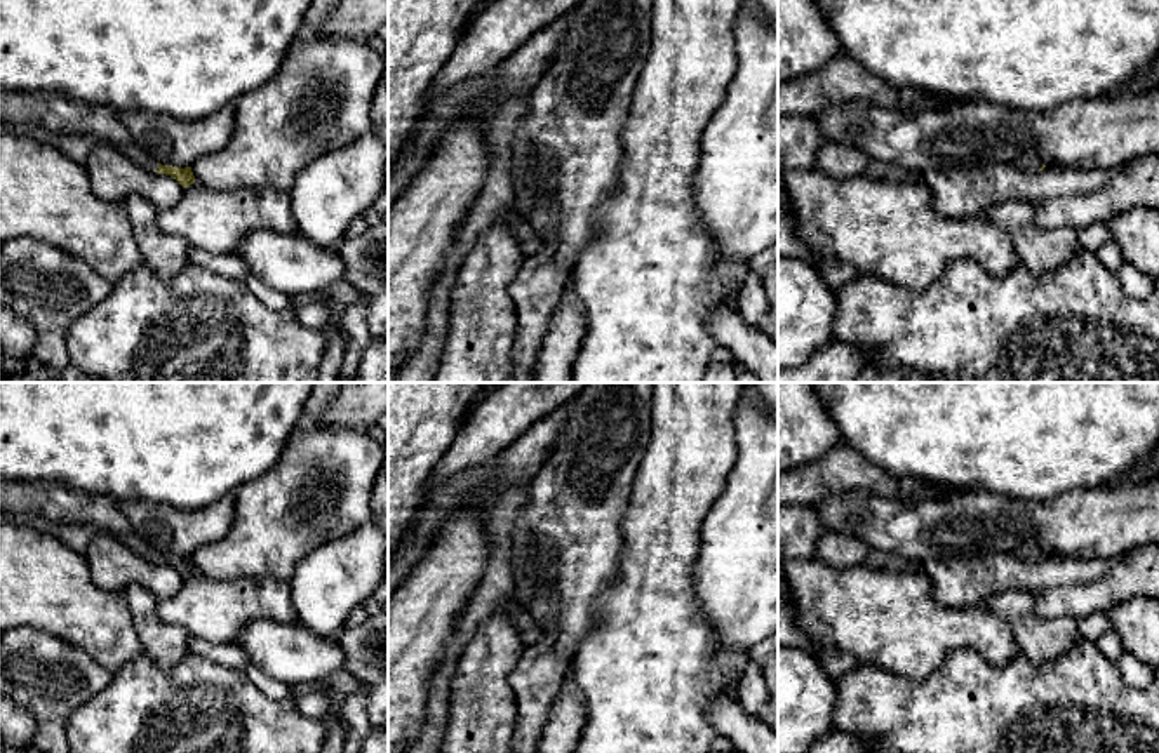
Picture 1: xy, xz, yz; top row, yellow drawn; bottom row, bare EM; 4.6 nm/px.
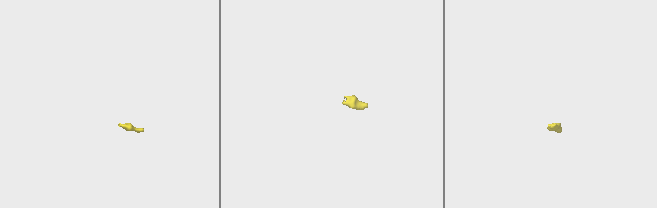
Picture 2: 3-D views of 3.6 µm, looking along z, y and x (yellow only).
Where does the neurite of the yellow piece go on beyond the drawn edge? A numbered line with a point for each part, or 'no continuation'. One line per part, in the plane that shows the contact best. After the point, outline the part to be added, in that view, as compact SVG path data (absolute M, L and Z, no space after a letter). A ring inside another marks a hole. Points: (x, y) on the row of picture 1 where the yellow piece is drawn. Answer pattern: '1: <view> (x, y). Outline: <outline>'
1: xy (54, 112). Outline: M0 90L0 123L44 127L56 134L90 136L127 155L146 170L158 163L143 151L118 118L118 110L75 101L57 92Z

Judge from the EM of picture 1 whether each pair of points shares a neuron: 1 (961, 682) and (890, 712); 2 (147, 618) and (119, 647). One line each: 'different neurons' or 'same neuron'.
1: same neuron
2: different neurons

